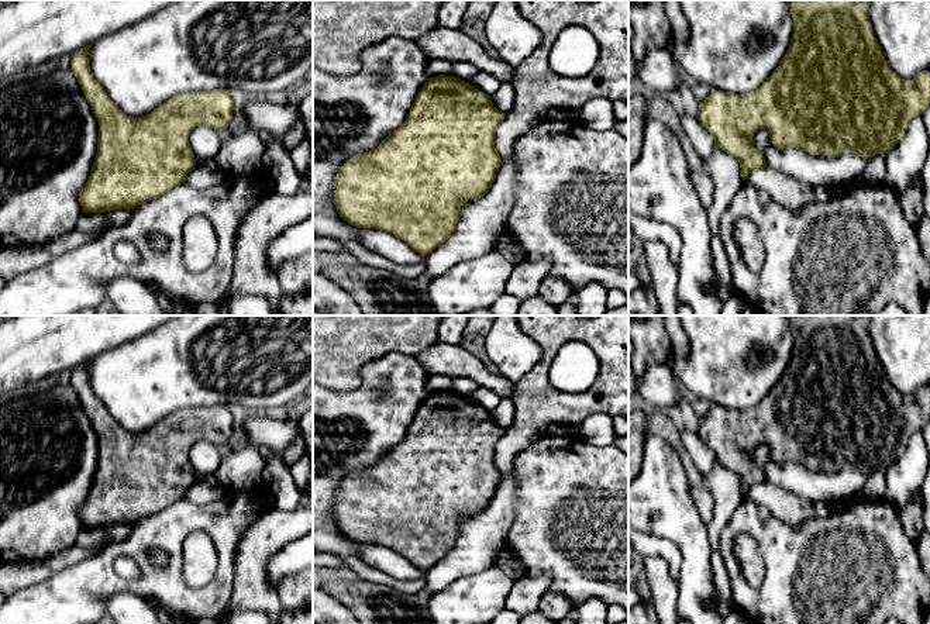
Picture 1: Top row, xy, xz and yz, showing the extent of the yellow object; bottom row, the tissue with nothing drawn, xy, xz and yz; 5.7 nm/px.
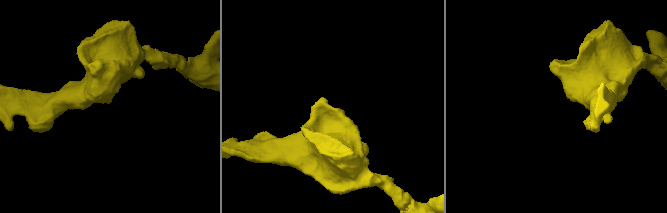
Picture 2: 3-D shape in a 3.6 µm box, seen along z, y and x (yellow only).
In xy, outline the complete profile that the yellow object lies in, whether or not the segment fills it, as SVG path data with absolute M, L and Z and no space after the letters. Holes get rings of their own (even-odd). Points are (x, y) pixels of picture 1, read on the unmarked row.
M86 361L72 369L70 386L99 437L97 469L92 489L79 508L83 528L106 528L155 516L186 499L197 506L206 506L224 496L225 487L216 478L200 478L189 459L190 448L199 441L224 447L232 434L234 417L227 404L182 408L141 432L127 431L108 413L103 401L89 385L89 363Z

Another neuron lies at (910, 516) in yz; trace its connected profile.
M909 504L899 510L899 517L906 535L916 541L923 528L923 507L917 504Z

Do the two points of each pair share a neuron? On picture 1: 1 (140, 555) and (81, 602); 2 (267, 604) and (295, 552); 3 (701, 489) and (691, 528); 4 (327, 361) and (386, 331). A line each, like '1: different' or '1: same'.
1: same
2: different
3: different
4: same

